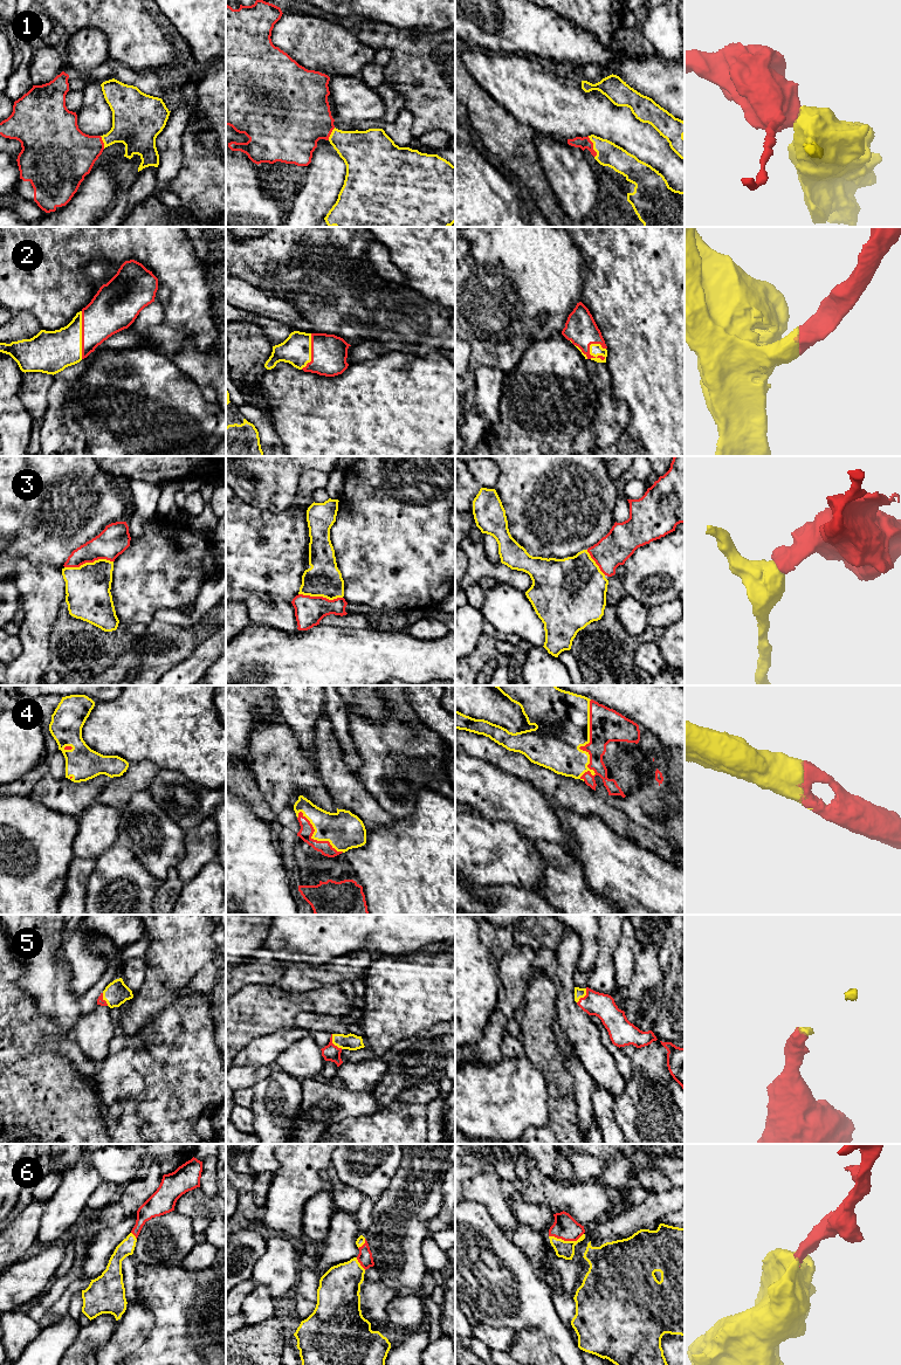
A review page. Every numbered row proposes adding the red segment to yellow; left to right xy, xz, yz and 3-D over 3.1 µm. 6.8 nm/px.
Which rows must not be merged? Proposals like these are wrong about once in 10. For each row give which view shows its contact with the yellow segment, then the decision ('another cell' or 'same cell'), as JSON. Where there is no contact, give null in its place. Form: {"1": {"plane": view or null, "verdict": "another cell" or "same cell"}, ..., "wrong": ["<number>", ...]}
{"1": {"plane": "yz", "verdict": "same cell"}, "2": {"plane": "yz", "verdict": "same cell"}, "3": {"plane": "xy", "verdict": "same cell"}, "4": {"plane": "yz", "verdict": "same cell"}, "5": {"plane": "xz", "verdict": "same cell"}, "6": {"plane": "yz", "verdict": "same cell"}, "wrong": []}

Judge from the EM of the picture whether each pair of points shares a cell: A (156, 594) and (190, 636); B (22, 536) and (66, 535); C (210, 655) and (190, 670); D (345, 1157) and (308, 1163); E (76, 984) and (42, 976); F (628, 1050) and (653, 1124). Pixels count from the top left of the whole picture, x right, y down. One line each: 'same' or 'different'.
A: different
B: same
C: same
D: different
E: different
F: different

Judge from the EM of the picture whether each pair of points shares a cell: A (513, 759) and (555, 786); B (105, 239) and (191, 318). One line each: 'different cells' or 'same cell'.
A: same cell
B: same cell

